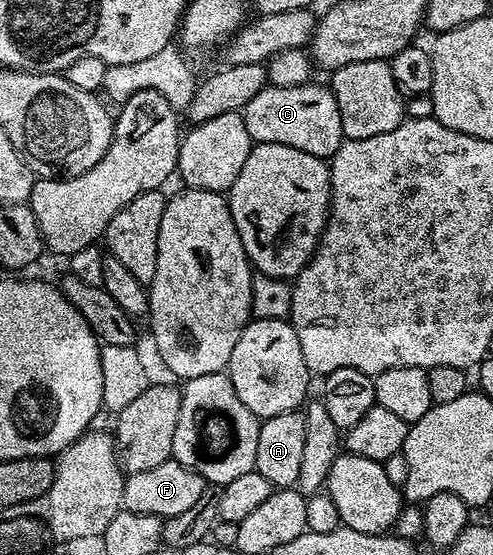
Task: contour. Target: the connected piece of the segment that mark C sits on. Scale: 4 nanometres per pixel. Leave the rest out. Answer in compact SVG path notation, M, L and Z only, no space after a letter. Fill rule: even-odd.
M307 84L296 87L276 87L266 85L240 112L244 120L244 128L248 128L251 143L267 142L268 144L288 144L288 148L300 148L300 152L308 152L317 158L327 160L334 157L342 147L342 125L340 124L340 108L336 108L336 96L329 85L314 86Z

